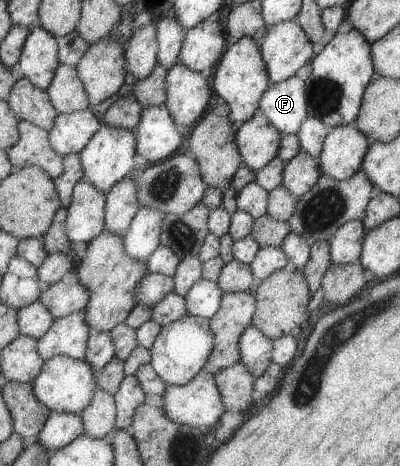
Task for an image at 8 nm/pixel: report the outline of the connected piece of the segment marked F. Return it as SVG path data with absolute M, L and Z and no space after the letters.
M302 78L272 83L262 94L260 109L268 122L284 135L298 135L302 124L309 118L309 98Z

